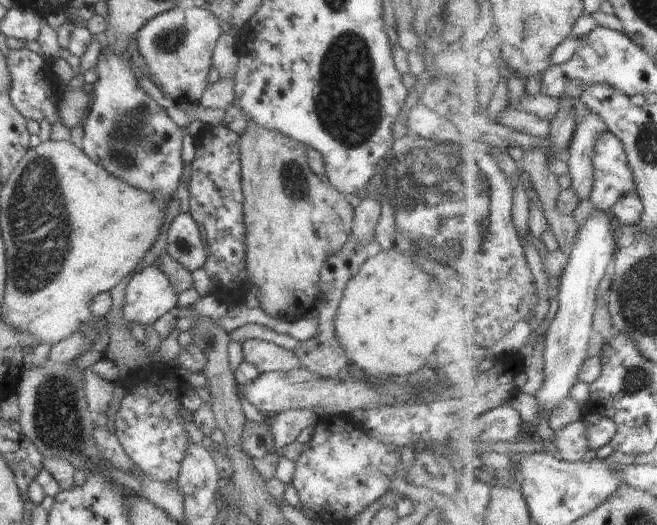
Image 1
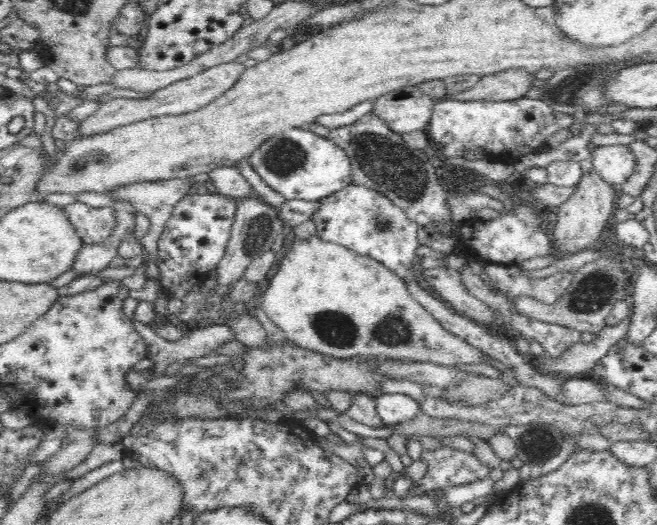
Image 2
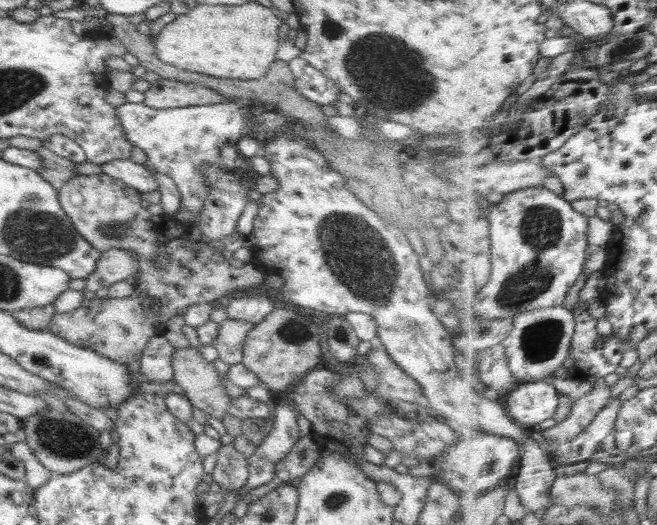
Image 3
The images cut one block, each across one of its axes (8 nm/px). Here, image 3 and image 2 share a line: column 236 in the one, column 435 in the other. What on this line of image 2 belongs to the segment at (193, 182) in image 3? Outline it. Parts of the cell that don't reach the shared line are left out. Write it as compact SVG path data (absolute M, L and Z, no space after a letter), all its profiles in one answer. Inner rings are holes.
M520 97L518 100L493 101L471 100L459 101L445 98L436 100L425 132L430 136L431 144L443 145L441 150L447 162L441 164L440 171L453 169L458 158L466 150L481 147L487 152L485 158L513 164L521 156L536 153L546 147L546 140L558 130L570 128L573 116L554 110L550 104L541 99Z

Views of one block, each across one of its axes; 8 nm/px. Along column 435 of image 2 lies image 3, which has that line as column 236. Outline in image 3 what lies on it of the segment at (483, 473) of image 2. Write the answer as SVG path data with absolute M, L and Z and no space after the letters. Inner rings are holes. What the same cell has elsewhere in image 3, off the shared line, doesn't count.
M226 444L226 446L220 446L217 451L218 463L209 481L218 484L223 490L230 489L244 489L247 484L249 476L249 464L248 459L246 459L243 454L237 452L232 444Z

